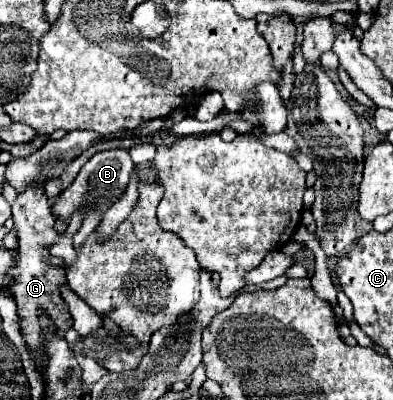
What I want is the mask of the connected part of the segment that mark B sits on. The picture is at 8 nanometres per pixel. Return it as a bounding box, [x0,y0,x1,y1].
[51,149,133,223]

